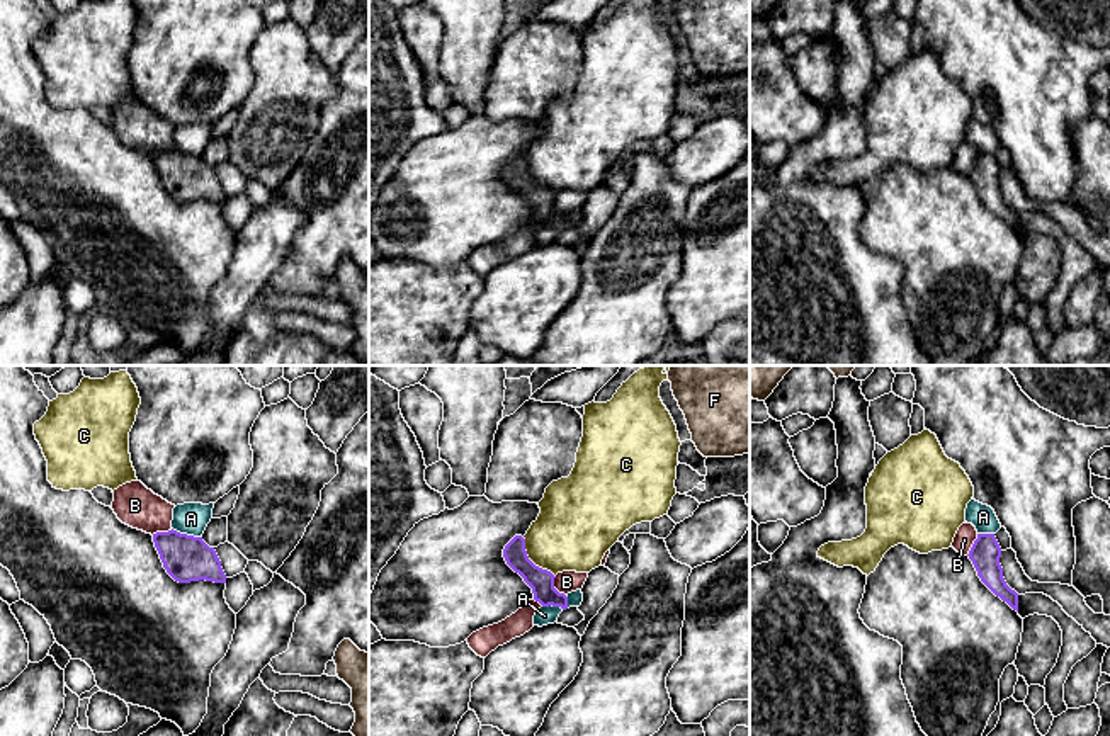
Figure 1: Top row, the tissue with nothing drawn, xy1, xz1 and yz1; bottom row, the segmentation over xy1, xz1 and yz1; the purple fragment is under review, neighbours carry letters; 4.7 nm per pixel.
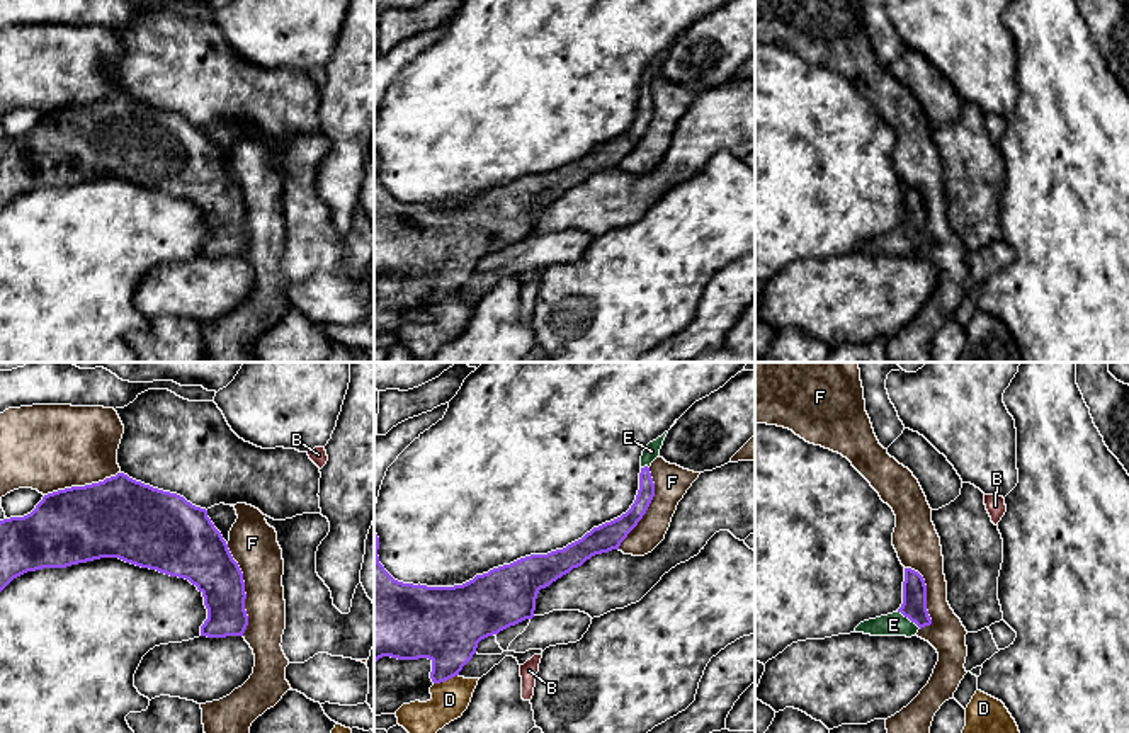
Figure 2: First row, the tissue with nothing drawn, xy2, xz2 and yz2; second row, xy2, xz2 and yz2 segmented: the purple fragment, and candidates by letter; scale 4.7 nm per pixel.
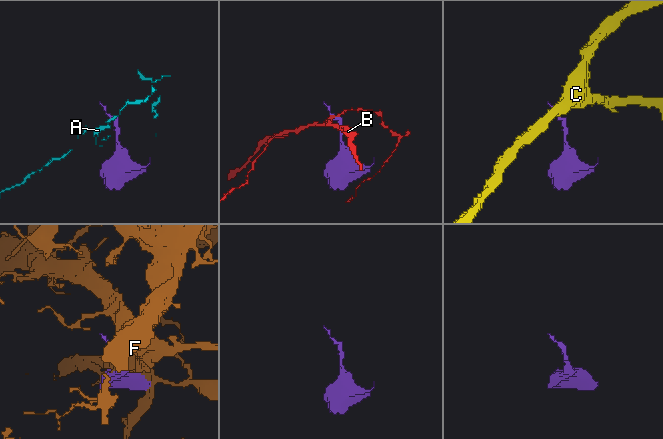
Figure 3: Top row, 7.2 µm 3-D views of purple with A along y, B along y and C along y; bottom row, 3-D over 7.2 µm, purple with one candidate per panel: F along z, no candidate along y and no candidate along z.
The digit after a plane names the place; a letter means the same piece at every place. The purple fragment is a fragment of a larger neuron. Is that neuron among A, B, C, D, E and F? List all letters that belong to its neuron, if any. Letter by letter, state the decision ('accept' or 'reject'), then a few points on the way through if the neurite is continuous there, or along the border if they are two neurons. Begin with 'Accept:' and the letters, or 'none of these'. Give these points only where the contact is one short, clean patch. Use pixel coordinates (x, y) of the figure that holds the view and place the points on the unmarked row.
Accept: E
A: reject; border xy1 (172, 147), (199, 157)
B: reject; border xz1 (554, 196), (554, 206), (565, 215)
C: reject; border xz1 (522, 157), (526, 174), (554, 196)
D: reject
E: accept; way yz2 (913, 225), (908, 237), (893, 244)
F: reject

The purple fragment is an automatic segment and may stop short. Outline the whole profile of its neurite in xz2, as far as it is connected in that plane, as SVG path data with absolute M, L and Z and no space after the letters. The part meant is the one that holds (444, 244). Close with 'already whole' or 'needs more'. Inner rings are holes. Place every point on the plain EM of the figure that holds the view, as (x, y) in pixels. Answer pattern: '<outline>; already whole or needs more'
M667 53L644 66L639 109L626 133L563 168L520 177L462 204L427 206L394 199L379 182L374 150L374 282L383 276L428 277L430 298L440 303L459 294L481 259L532 238L541 207L592 175L619 168L643 138L655 116L650 85Z; needs more

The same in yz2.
M905 187L903 223L888 235L869 238L855 247L855 252L871 255L915 255L922 247L930 245L932 238L927 230L927 204L923 196Z; needs more

